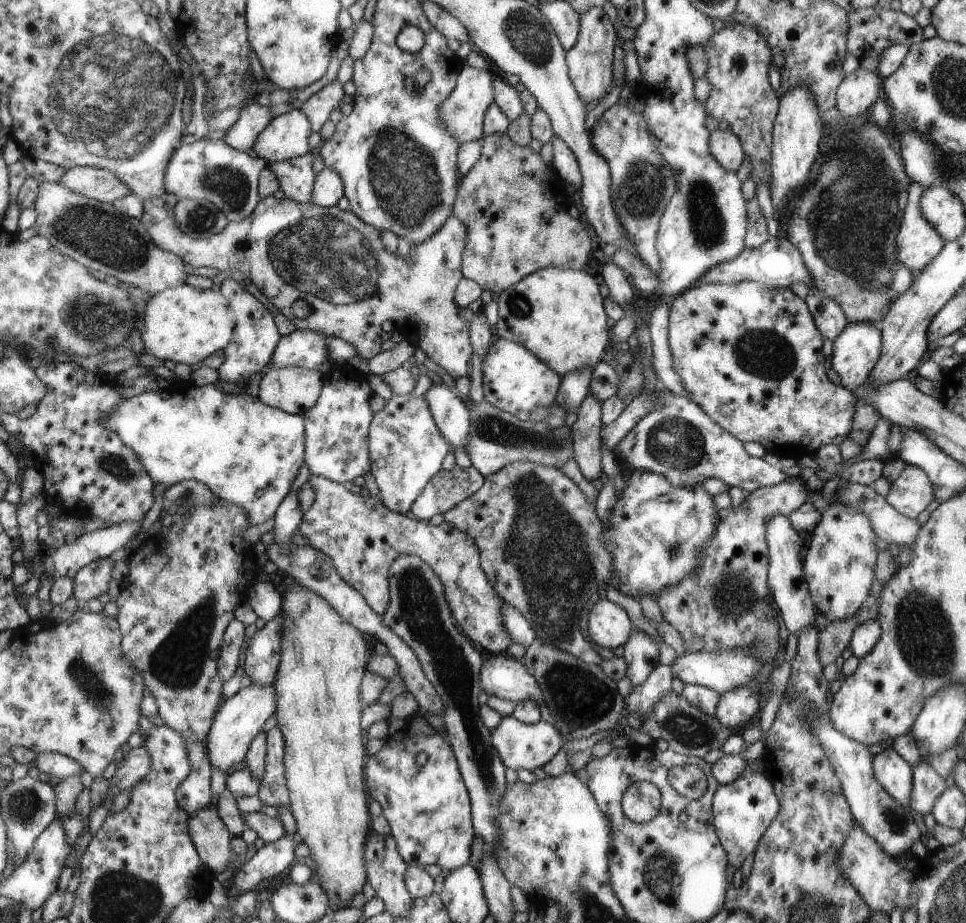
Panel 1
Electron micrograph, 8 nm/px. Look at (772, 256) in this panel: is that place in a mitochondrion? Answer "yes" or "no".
no

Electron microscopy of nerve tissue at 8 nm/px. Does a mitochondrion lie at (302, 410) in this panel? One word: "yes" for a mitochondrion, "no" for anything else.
no

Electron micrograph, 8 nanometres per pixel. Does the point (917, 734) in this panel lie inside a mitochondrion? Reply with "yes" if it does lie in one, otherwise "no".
no

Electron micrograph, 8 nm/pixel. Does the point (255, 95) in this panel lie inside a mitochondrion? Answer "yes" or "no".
no

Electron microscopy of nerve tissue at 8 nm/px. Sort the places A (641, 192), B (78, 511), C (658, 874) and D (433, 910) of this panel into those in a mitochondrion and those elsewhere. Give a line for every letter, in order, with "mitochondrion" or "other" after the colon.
A: mitochondrion
B: other
C: mitochondrion
D: other

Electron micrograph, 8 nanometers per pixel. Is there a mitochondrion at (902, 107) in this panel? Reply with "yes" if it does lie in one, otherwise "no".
no

